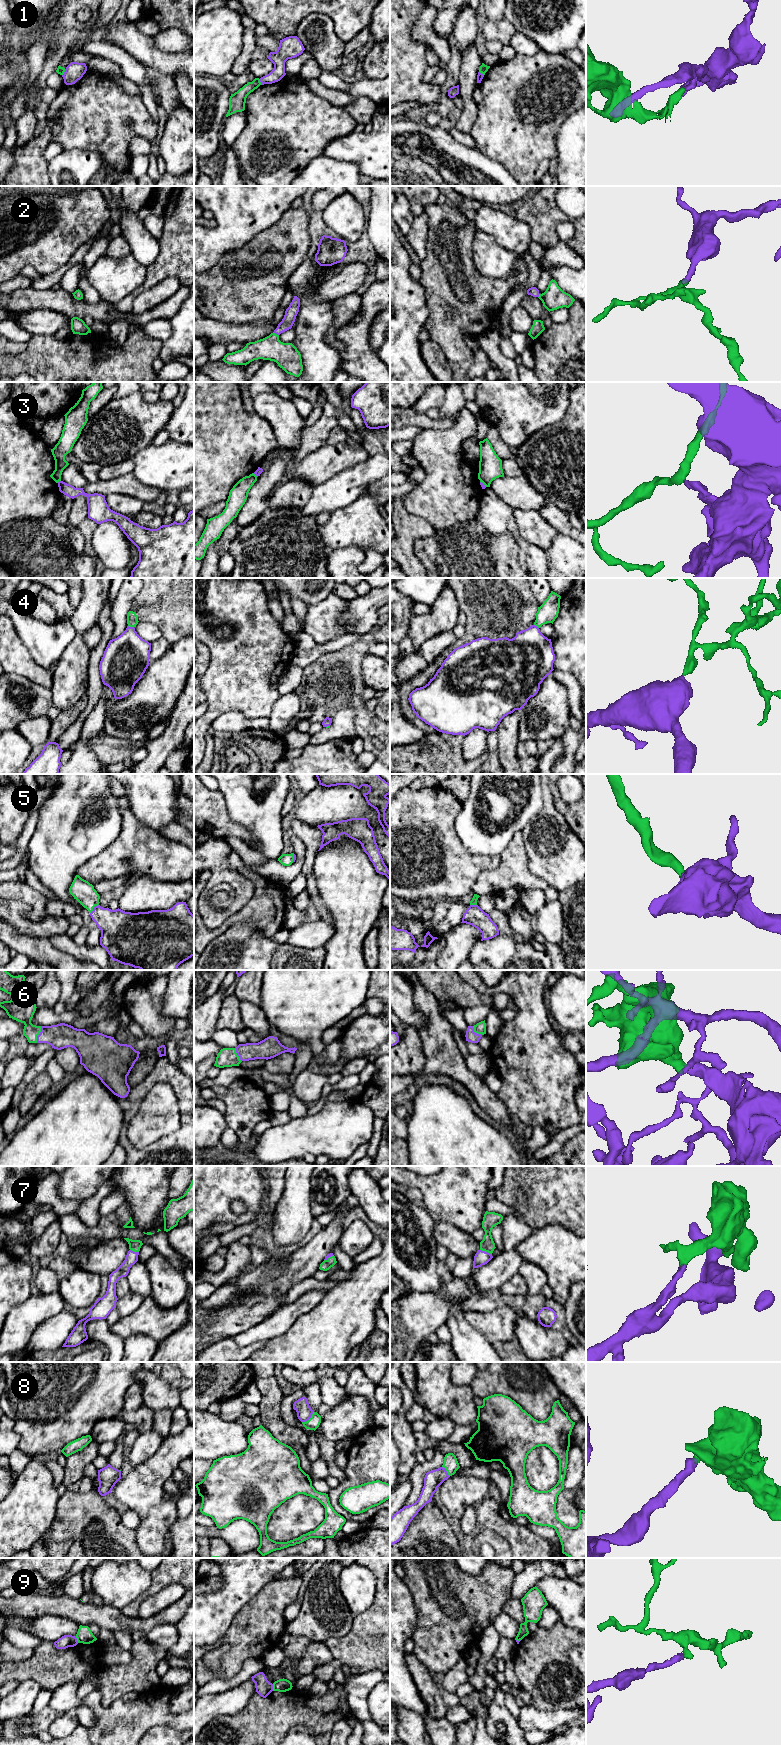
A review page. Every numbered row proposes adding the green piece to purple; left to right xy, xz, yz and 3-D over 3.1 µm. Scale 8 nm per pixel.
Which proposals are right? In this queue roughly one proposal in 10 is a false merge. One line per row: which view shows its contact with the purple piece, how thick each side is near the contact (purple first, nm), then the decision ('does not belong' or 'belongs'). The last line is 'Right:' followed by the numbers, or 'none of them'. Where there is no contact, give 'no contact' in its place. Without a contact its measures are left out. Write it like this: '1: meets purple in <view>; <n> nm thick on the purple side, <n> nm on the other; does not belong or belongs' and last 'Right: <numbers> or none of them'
1: meets purple in xz; 120 nm thick on the purple side, 130 nm on the other; does not belong
2: meets purple in xz; 100 nm thick on the purple side, 200 nm on the other; belongs
3: meets purple in xy; 90 nm thick on the purple side, 120 nm on the other; does not belong
4: meets purple in xy; 360 nm thick on the purple side, 100 nm on the other; belongs
5: meets purple in xy; 280 nm thick on the purple side, 170 nm on the other; belongs
6: meets purple in xy; 200 nm thick on the purple side, 190 nm on the other; belongs
7: meets purple in yz; 110 nm thick on the purple side, 110 nm on the other; belongs
8: meets purple in xz; 130 nm thick on the purple side, 100 nm on the other; belongs
9: meets purple in xy; 100 nm thick on the purple side, 130 nm on the other; does not belong
Right: 2, 4, 5, 6, 7, 8

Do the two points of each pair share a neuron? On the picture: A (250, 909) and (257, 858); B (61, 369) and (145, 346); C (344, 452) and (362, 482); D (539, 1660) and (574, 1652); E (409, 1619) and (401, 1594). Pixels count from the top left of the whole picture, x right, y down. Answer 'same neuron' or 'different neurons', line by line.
A: different neurons
B: same neuron
C: different neurons
D: different neurons
E: same neuron

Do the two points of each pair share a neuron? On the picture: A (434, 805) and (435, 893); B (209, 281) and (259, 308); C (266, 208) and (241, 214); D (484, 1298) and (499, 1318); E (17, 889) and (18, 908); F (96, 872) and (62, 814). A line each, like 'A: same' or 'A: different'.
A: same
B: same
C: same
D: different
E: different
F: different

